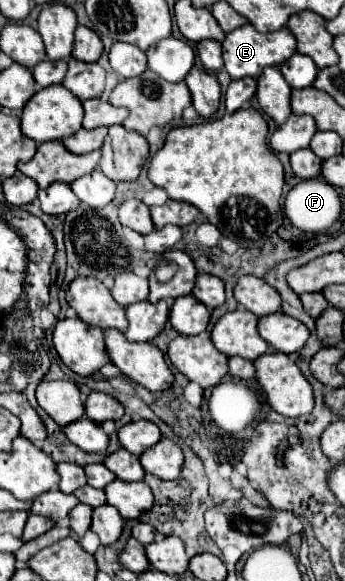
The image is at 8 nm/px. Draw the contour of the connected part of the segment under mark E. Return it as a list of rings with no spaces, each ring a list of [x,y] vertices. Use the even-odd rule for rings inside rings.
[[[244,25],[226,35],[222,43],[224,67],[230,77],[258,77],[264,67],[278,67],[282,61],[288,61],[296,53],[296,39],[290,29],[278,29],[270,33],[258,33],[252,25]]]

